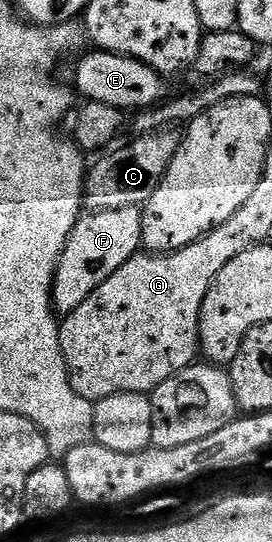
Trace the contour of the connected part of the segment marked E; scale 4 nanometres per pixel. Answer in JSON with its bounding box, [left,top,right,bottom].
[73,49,167,113]

